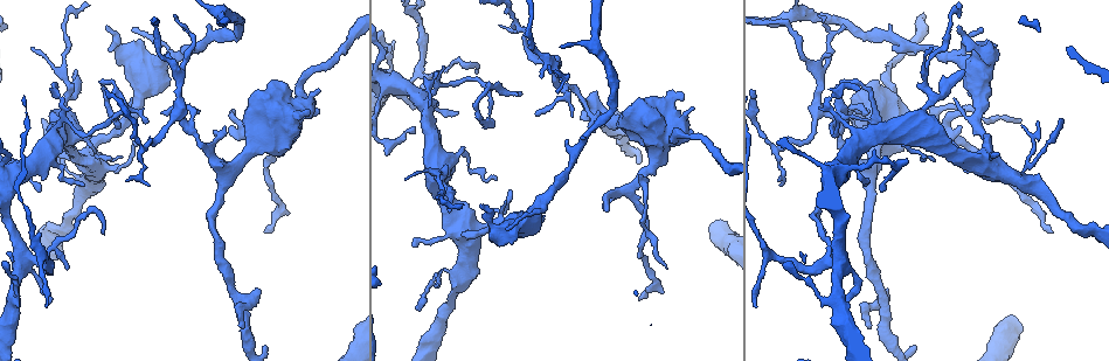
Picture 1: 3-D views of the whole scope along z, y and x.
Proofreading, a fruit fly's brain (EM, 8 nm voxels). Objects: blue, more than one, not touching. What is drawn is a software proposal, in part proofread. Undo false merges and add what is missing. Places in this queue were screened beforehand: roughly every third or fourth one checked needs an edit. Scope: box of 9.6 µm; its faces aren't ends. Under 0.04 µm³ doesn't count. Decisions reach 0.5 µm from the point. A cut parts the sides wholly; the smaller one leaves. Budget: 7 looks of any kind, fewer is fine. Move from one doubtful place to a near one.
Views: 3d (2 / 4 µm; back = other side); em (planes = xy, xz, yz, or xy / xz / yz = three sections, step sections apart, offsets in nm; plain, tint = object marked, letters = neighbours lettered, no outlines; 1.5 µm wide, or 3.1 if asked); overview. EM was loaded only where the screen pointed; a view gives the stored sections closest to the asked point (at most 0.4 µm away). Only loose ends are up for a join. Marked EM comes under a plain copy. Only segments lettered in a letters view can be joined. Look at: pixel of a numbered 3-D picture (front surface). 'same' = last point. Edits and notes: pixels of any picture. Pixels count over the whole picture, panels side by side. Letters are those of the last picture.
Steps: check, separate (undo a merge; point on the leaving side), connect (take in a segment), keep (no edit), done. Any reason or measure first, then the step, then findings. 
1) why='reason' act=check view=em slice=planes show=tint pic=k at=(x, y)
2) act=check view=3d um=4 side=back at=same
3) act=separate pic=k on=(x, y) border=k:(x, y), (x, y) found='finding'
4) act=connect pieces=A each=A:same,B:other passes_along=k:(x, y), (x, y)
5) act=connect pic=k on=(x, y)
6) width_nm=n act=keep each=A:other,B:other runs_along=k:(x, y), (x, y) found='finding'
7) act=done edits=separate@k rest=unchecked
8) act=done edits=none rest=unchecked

why='free end' act=check view=em slice=planes show=letters pic=1 at=(40, 191)

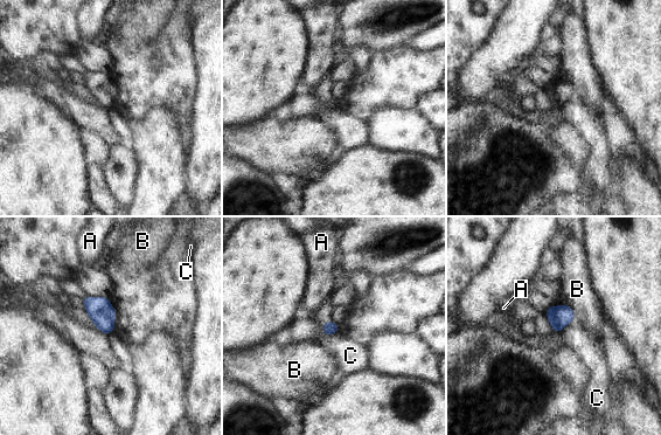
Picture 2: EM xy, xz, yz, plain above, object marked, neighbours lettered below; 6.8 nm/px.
act=keep each=A:other,B:other,C:other border=2:(575, 318), (559, 331) found='no lettered segment goes on from it'

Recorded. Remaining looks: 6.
why='free end' act=check view=3d um=4 pic=1 at=(519, 96)

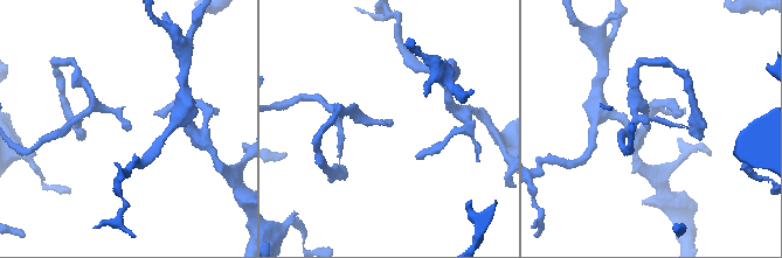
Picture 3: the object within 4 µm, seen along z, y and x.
act=check view=em slice=xz step=4 show=letters pic=3 at=(125, 129)

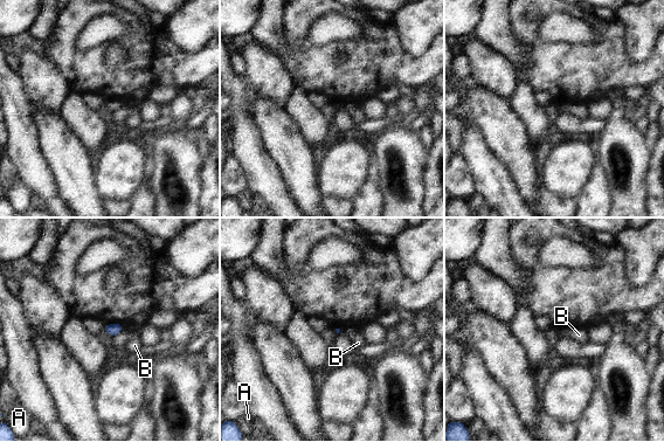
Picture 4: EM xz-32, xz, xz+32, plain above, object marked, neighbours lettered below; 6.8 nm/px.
why='another direction' act=check view=em slice=planes show=letters at=same

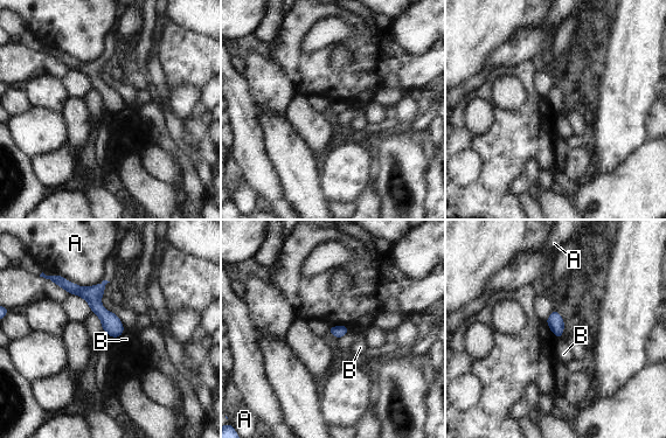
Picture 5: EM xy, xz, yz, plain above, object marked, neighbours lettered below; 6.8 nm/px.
width_nm=80 act=keep each=A:other,B:other runs_along=5:(62, 280), (82, 291), (119, 331) found='no lettered segment goes on from it'

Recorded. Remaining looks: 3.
act=check view=em slice=planes show=letters pic=1 at=(67, 267)

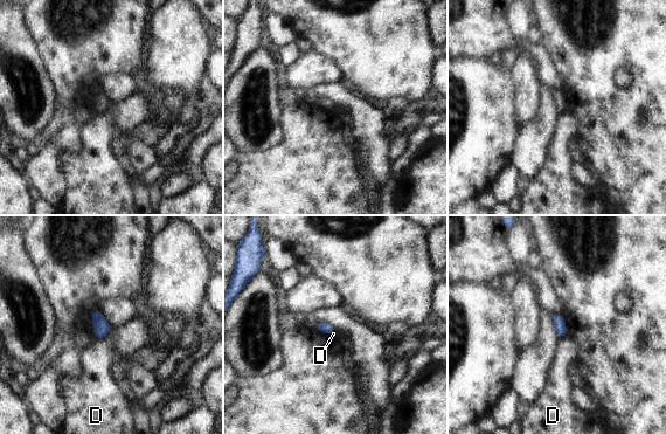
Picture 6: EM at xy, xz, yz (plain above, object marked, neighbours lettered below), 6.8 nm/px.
width_nm=80 act=keep each=D:other border=6:(105, 335), (97, 338) found='no lettered segment goes on from it'

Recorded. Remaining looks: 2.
act=done edits=none rest=unchecked

